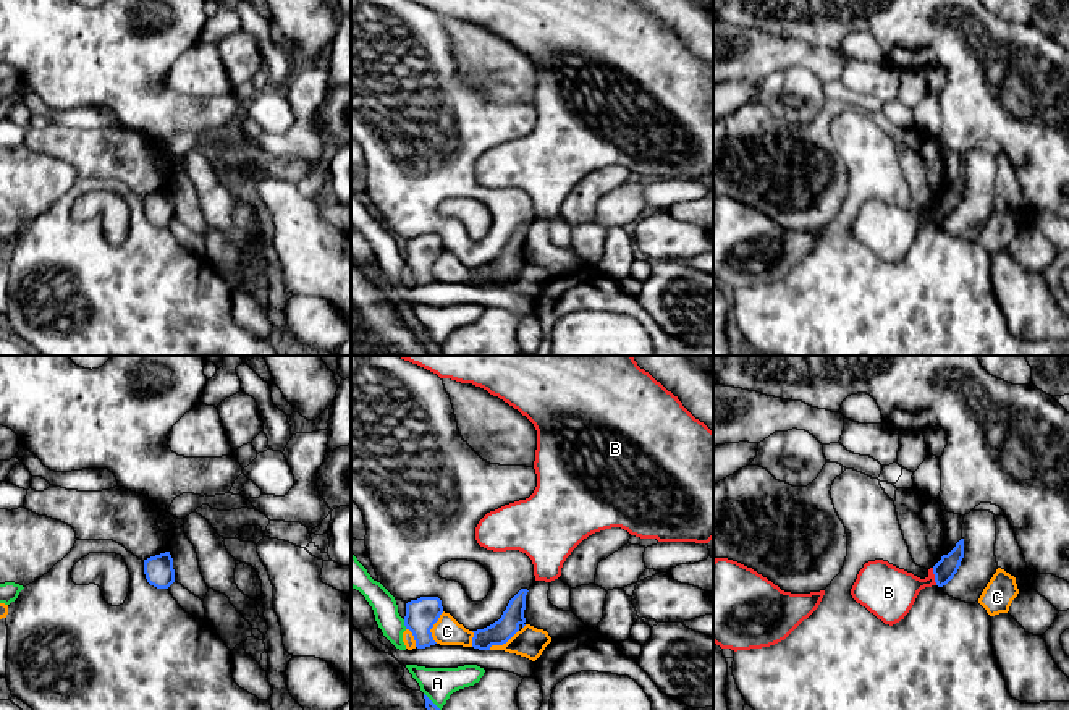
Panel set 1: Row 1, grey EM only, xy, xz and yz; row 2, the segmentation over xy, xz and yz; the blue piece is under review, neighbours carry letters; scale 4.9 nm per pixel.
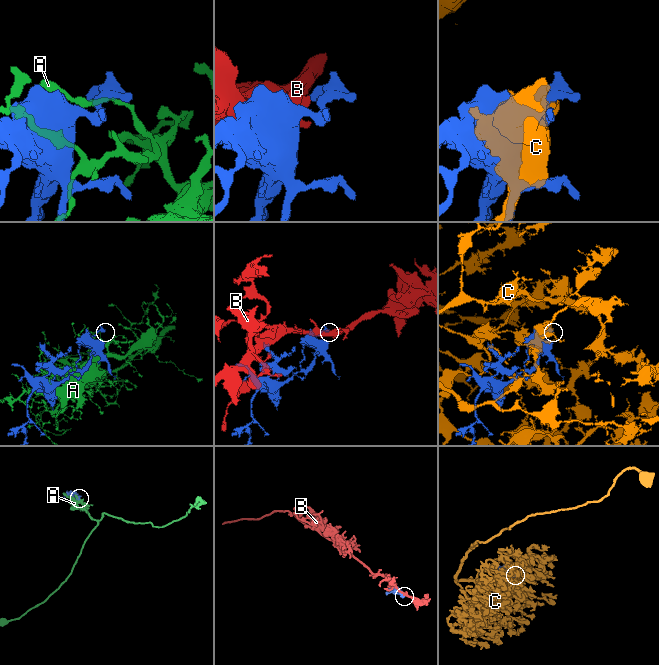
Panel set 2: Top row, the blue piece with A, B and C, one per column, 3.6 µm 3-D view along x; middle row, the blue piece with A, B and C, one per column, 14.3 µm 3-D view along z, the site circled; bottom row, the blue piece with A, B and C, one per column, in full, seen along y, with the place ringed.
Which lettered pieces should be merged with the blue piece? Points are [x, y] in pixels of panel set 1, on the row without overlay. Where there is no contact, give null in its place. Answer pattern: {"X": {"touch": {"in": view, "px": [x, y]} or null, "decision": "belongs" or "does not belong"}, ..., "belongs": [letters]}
{"A": {"touch": {"in": "xz", "px": [405, 262]}, "decision": "does not belong"}, "B": {"touch": {"in": "yz", "px": [935, 214]}, "decision": "does not belong"}, "C": {"touch": {"in": "xz", "px": [432, 264]}, "decision": "does not belong"}, "belongs": []}

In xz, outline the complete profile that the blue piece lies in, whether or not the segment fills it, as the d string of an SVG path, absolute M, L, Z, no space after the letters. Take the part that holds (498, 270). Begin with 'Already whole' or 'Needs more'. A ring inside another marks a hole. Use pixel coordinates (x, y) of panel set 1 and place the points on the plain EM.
Already whole. M521 226L508 241L501 256L493 262L472 268L472 285L479 288L490 288L492 283L506 281L519 265L526 264L524 247L526 247L526 233L527 226Z

